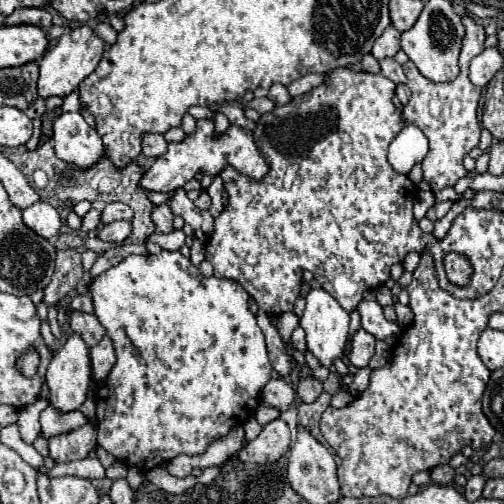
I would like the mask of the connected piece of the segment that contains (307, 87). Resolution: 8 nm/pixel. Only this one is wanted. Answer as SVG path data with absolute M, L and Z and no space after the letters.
M308 73L308 75L292 81L292 83L288 85L288 93L290 93L292 97L304 95L304 93L312 91L314 87L318 87L322 81L324 81L324 75L320 75L320 73Z

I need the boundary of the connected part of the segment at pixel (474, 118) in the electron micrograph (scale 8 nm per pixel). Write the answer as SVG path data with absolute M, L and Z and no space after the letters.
M462 15L462 25L466 27L466 35L462 39L462 49L460 49L460 59L458 59L460 75L454 81L434 83L426 79L412 61L406 61L402 65L406 79L408 79L408 87L412 91L410 101L402 107L402 115L404 115L404 121L422 129L422 133L430 141L430 151L422 161L422 169L424 169L424 179L430 183L432 189L452 187L456 185L458 179L468 175L468 171L462 165L462 159L478 145L480 129L482 129L478 121L478 111L476 111L482 89L468 81L468 65L472 57L484 51L486 35L484 35L484 27L478 25L470 15Z

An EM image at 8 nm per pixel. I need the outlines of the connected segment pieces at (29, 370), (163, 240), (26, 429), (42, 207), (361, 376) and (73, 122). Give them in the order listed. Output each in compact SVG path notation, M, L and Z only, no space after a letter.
M34 349L26 351L26 353L20 357L18 365L20 365L20 371L22 371L26 377L30 377L32 373L36 373L36 367L38 367L38 353L36 353Z
M154 231L152 235L148 235L146 237L146 241L152 241L152 243L156 243L156 245L160 245L162 249L166 249L166 251L176 251L176 249L180 249L182 245L184 245L184 239L186 239L186 235L184 235L184 231L172 231L172 233L160 233L160 231Z
M36 401L36 403L20 409L18 427L20 427L20 435L22 437L36 437L40 433L40 421L38 421L38 417L40 417L44 405L48 405L48 403L42 401L42 405L40 405L40 401Z
M38 201L30 205L28 209L24 209L22 221L26 227L30 227L34 233L38 233L44 239L56 239L60 233L60 225L62 225L60 215L46 201Z
M362 367L362 369L358 369L358 371L356 371L354 381L352 381L352 385L350 385L350 395L352 395L352 397L358 397L358 395L368 387L370 373L372 373L372 369L370 369L370 367Z
M62 113L54 121L52 139L56 155L80 169L88 169L104 155L96 129L84 121L82 113Z

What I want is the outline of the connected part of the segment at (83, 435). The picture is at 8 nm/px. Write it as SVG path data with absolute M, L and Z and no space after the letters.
M82 425L80 429L54 435L48 439L48 447L56 463L84 459L96 447L96 425Z

